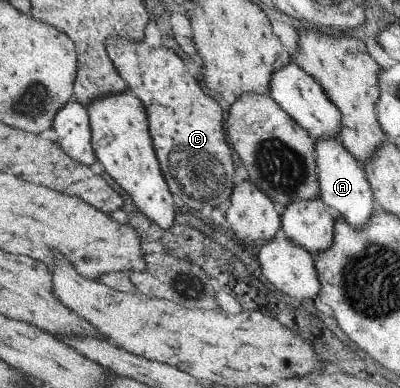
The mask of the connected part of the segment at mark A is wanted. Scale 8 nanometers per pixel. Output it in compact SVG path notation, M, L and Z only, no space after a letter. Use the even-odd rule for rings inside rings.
M333 137L314 139L314 161L318 182L317 196L327 206L333 220L339 217L349 223L349 226L362 229L376 207L363 166Z

